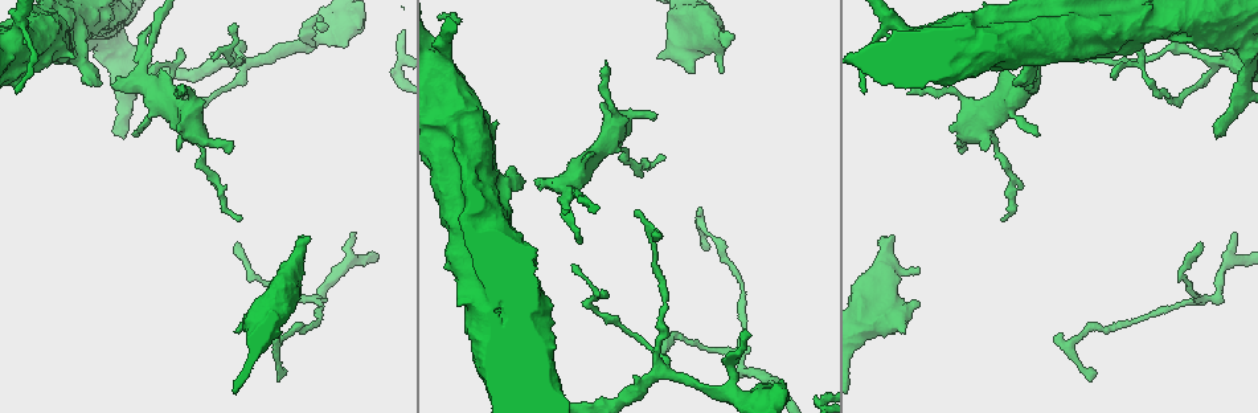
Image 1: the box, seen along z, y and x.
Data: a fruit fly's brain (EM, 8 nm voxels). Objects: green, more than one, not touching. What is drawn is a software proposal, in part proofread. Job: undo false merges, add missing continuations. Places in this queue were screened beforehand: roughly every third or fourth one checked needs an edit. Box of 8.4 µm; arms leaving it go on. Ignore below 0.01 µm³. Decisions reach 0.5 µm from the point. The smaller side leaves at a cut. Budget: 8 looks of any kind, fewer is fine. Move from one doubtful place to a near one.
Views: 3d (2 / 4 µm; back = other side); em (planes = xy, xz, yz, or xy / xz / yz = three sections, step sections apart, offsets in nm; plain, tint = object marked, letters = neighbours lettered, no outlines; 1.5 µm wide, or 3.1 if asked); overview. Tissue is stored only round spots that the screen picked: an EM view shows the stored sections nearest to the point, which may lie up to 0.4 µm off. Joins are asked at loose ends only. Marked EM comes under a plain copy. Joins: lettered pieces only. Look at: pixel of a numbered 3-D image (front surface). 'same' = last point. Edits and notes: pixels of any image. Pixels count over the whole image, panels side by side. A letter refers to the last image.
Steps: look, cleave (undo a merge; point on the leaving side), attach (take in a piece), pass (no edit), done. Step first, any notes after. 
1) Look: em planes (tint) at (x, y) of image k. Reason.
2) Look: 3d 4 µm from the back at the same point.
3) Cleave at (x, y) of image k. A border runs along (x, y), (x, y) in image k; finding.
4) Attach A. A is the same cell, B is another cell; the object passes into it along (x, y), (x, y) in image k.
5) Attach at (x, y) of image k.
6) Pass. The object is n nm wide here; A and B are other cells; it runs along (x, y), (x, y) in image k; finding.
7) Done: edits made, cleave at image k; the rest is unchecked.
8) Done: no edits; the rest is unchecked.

Look: 3d 2 µm at (1222, 61) of image 1. Four-way junction.

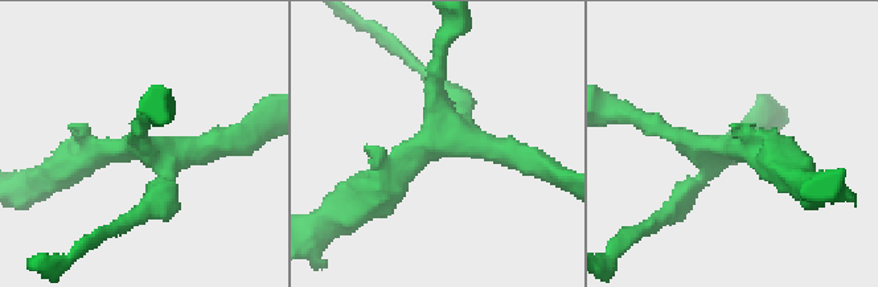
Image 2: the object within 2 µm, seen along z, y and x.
Look: em planes (tint) at (424, 145) of image 2. 4 arms meet here; shape alone is not enough.

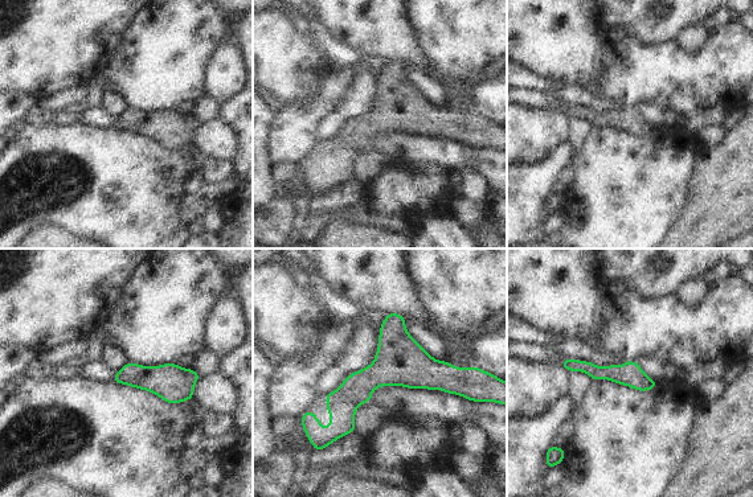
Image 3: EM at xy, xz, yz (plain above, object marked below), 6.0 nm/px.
Look: em planes (letters) at the same point. What lies round it.

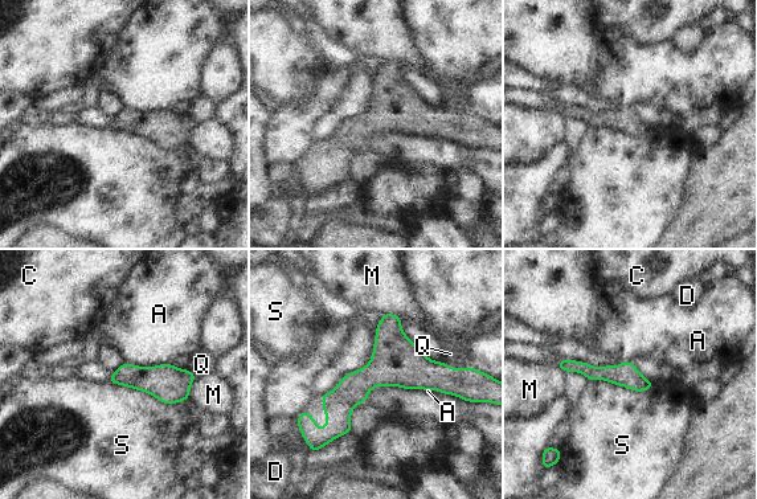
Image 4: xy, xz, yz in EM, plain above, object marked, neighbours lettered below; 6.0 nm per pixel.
Pass. A, C, D, M, Q and S are other cells; a border runs along (109, 381), (164, 404), (183, 401) in image 4; all the same cell.

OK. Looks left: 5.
Look: em planes (letters) at (731, 34) of image 1. Thick end.

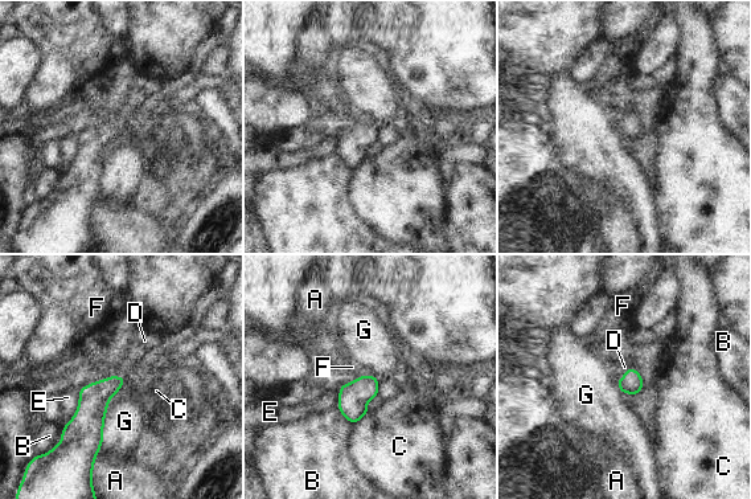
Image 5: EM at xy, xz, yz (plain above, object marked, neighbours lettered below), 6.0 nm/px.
Attach D. D is the same cell, A, B, C, E, F and G are other cells; the cell continues.

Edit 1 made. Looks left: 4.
Look: 3d 4 µm at (1088, 378) of image 1. Long arm stops here.

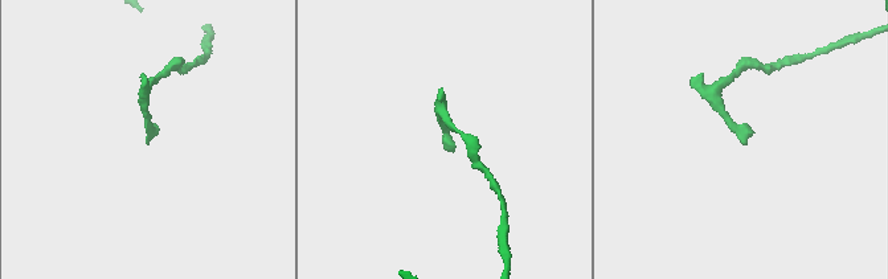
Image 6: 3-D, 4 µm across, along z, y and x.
Look: em planes (letters) at (148, 143) of image 6.

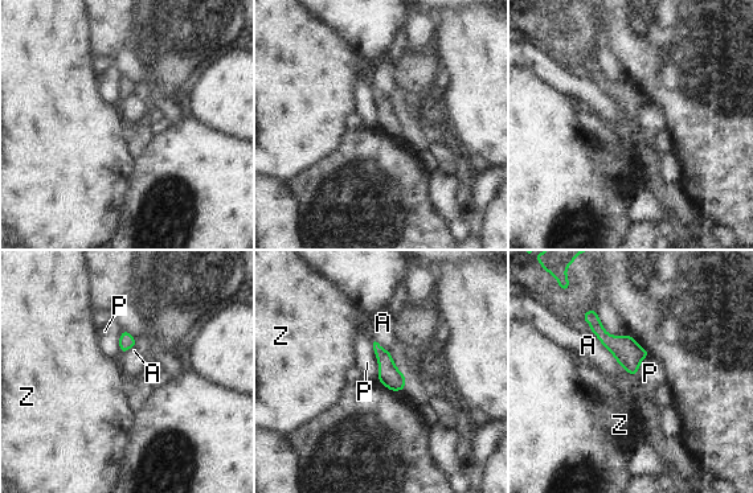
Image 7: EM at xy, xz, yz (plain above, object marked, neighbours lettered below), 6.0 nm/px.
Pass. A, P and Z are other cells; a border runs along (373, 341), (377, 378) in image 7; no lettered piece goes on from it.

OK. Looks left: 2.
Done: edits made, attach at image 5; the rest is unchecked.

